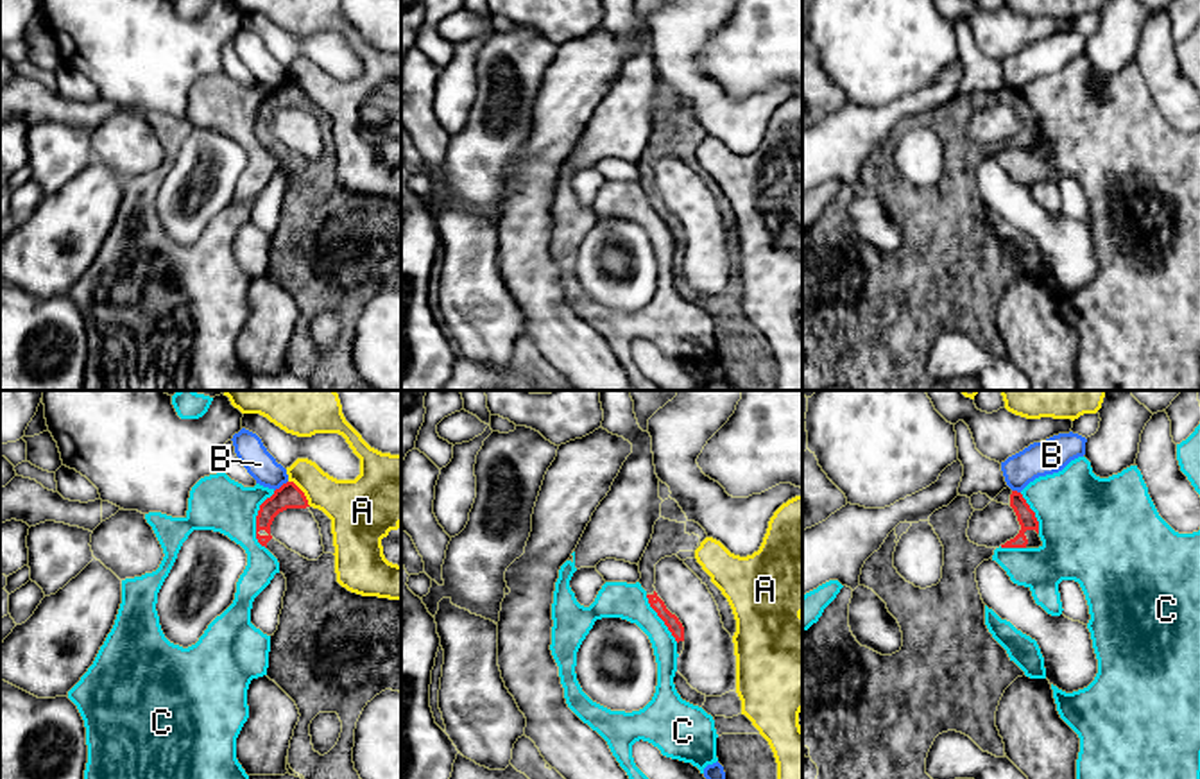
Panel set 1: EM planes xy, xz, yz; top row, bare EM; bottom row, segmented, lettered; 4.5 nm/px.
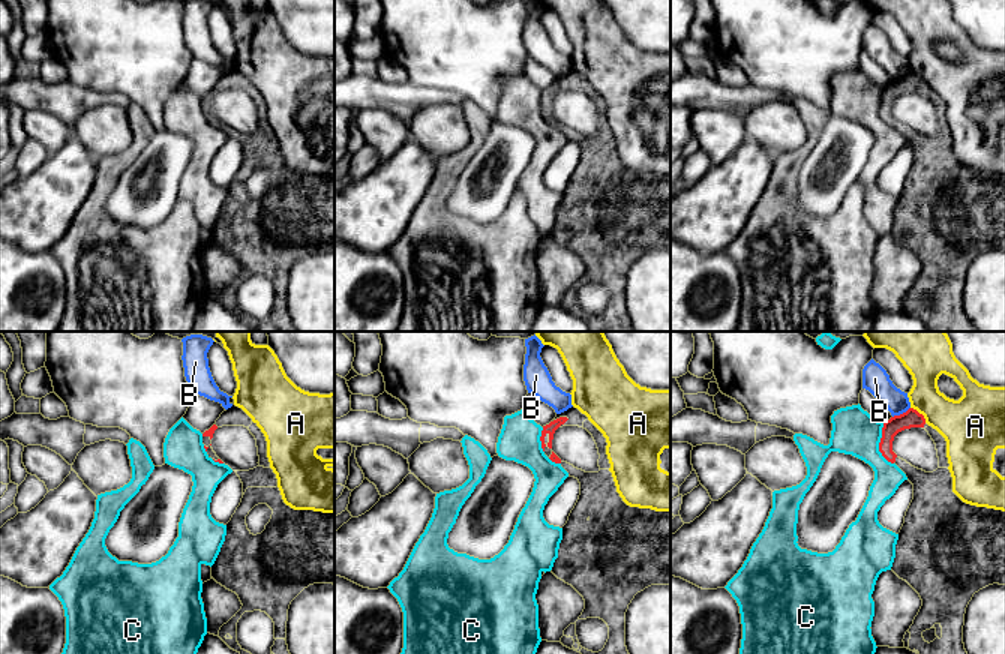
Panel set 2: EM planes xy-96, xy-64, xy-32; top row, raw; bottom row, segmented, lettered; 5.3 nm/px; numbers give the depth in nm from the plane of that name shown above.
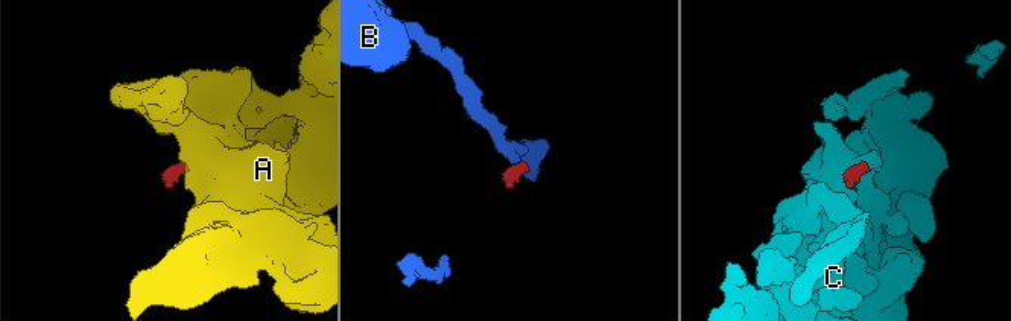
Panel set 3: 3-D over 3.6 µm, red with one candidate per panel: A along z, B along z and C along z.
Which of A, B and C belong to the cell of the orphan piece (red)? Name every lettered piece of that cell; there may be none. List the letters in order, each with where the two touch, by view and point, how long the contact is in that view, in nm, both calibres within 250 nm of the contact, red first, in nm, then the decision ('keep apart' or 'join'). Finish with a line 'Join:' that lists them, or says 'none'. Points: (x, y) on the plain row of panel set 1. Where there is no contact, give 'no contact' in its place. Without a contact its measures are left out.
A: meets red in xy at (303, 92); contact 160 nm long; 110 nm thick on the red side, 260 nm on the other; keep apart
B: meets red in xy at (282, 85); contact 80 nm long; 110 nm thick on the red side, 140 nm on the other; keep apart
C: meets red in xy at (257, 119); contact 260 nm long; 110 nm thick on the red side, 240 nm on the other; keep apart
Join: none

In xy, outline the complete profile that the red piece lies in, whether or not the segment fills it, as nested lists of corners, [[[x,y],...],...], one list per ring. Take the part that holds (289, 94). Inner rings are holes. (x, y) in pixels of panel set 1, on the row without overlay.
[[[287,81],[267,97],[256,115],[256,138],[279,161],[287,177],[278,229],[270,235],[267,276],[297,304],[299,321],[288,347],[290,367],[315,390],[376,390],[360,378],[353,362],[355,328],[364,306],[381,290],[401,292],[401,199],[362,195],[337,181],[335,154],[308,159],[270,134],[274,116],[287,107],[306,107],[304,91]],[[319,312],[337,312],[342,331],[324,355],[313,349],[310,322]]]

